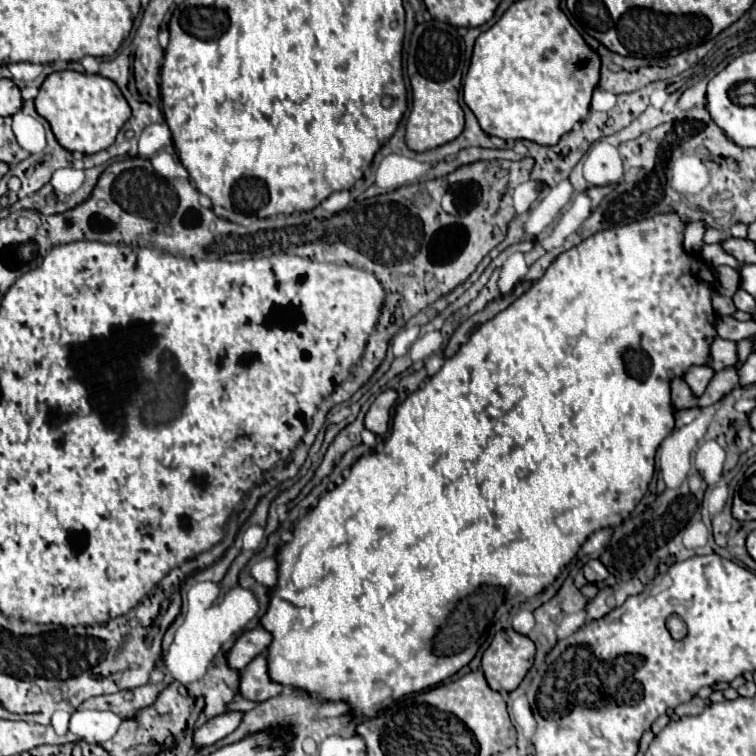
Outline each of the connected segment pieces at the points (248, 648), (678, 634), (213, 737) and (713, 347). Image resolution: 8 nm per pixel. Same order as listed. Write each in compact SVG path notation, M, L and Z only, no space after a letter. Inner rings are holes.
M256 626L254 630L246 630L244 634L240 634L236 638L234 646L226 654L226 664L232 670L244 668L244 664L248 664L248 660L252 660L252 656L258 656L268 648L270 640L272 640L272 636L262 626Z
M674 614L667 620L667 628L675 640L681 640L687 634L687 627L681 617Z
M224 712L216 716L216 720L208 720L194 732L194 746L206 748L216 744L218 740L226 738L238 724L240 724L242 712Z
M716 336L710 344L706 366L710 366L712 370L720 370L720 368L726 368L728 364L736 364L736 344Z

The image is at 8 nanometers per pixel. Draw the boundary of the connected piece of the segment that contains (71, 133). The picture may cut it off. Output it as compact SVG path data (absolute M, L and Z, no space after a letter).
M70 70L52 72L42 82L34 104L36 112L48 120L58 144L68 152L82 154L94 154L108 148L130 116L128 102L112 80L98 74L78 74Z

